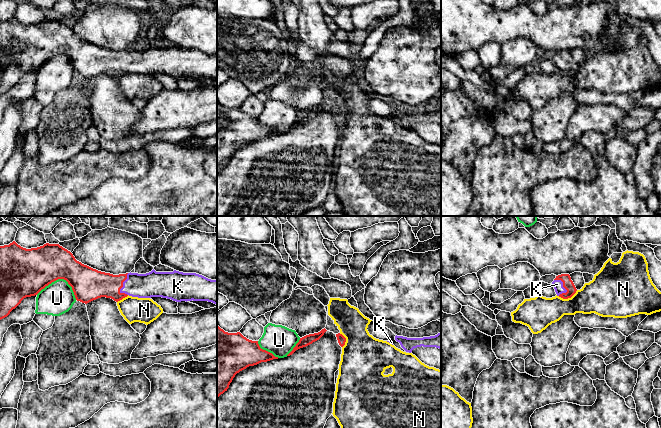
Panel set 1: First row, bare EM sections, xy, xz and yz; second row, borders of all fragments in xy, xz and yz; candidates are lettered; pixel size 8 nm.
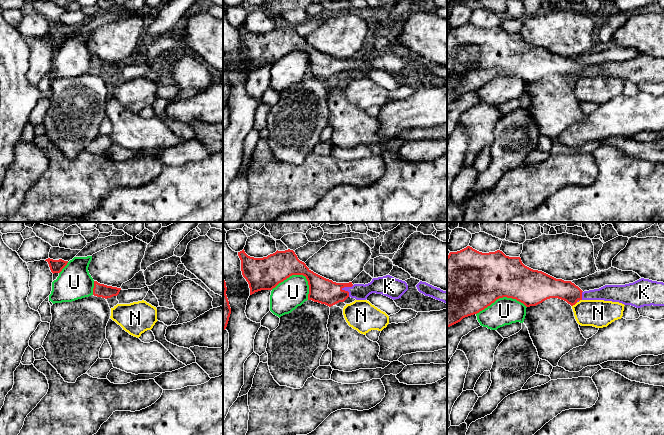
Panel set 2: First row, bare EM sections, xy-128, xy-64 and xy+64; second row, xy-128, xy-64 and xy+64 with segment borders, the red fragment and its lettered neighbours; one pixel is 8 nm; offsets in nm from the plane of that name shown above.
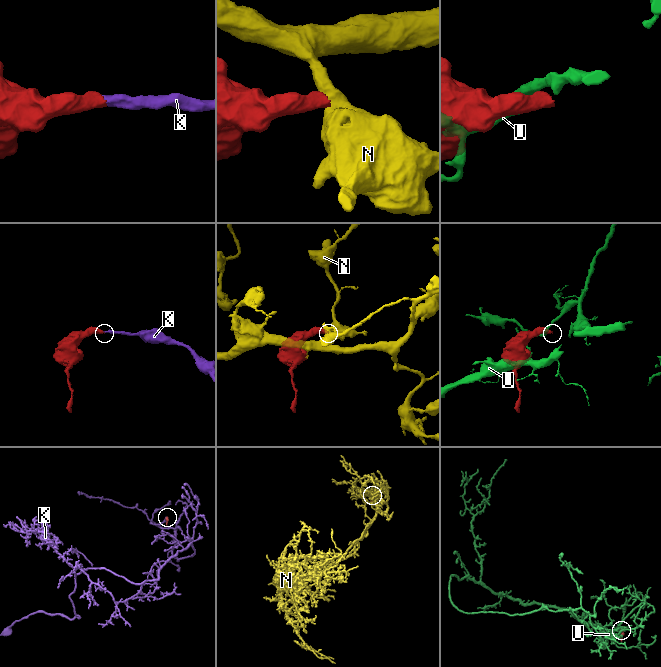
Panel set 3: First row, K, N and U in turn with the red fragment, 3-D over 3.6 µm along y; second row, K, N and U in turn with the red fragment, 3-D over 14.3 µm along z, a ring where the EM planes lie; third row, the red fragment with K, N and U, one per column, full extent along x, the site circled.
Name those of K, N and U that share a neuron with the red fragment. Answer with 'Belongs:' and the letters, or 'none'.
Belongs: K

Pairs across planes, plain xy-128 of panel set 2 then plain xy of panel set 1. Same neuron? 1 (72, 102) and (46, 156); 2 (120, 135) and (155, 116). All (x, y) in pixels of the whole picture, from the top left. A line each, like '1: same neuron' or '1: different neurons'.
1: same neuron
2: different neurons

